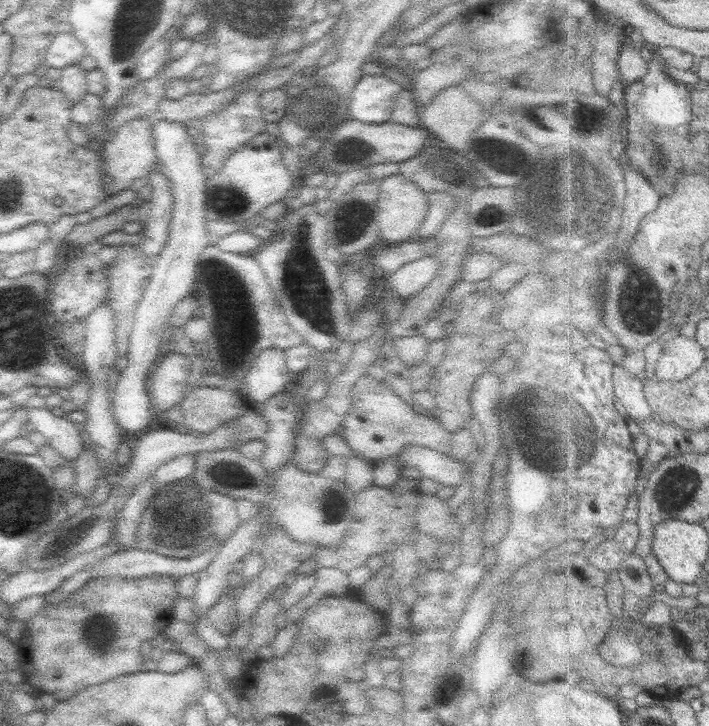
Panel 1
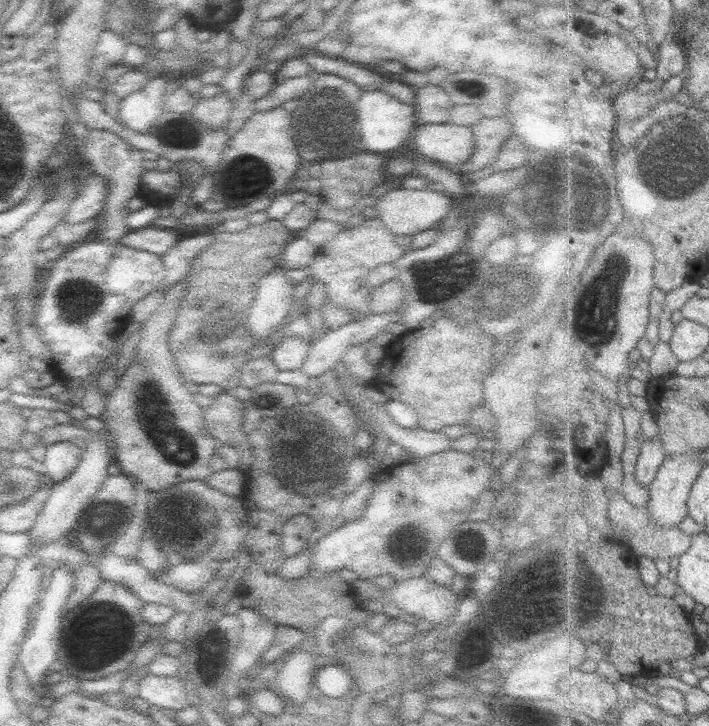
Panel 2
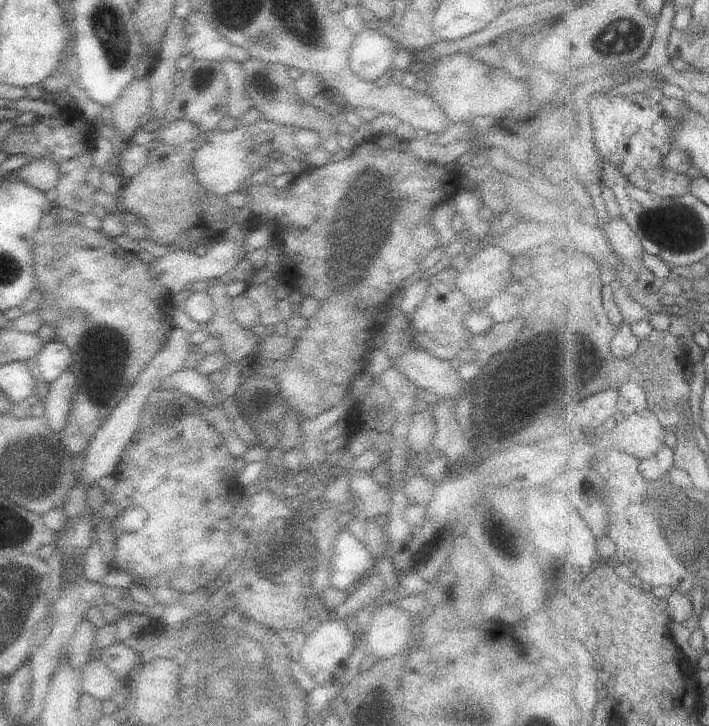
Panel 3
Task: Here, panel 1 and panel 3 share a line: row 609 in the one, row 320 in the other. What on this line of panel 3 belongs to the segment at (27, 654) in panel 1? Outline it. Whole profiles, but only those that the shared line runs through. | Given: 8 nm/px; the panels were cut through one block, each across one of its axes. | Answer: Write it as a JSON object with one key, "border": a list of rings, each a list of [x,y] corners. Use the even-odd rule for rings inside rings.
{"border":[[[54,213],[45,214],[39,222],[32,248],[33,291],[41,295],[35,306],[39,322],[55,327],[51,341],[63,341],[69,347],[72,358],[68,369],[77,380],[69,420],[61,432],[61,442],[70,456],[83,456],[97,428],[163,348],[173,329],[177,301],[157,278],[153,278],[149,264],[143,263],[137,254],[121,249],[103,232],[85,230],[79,222],[63,221]]]}

